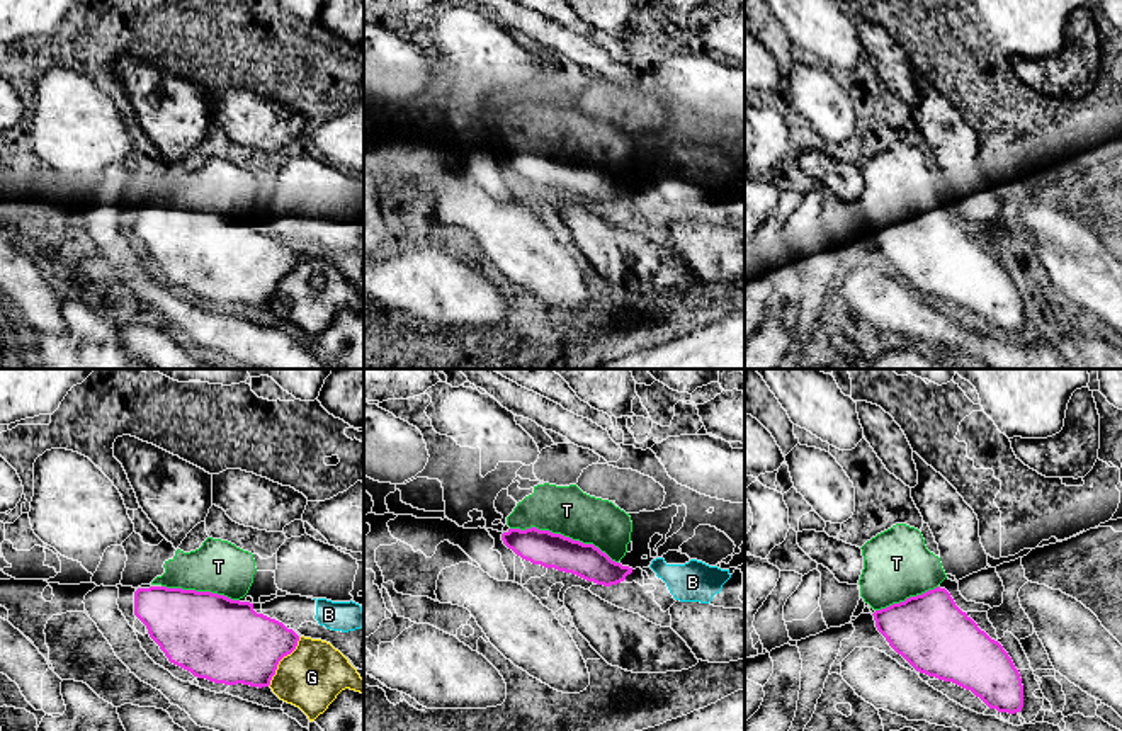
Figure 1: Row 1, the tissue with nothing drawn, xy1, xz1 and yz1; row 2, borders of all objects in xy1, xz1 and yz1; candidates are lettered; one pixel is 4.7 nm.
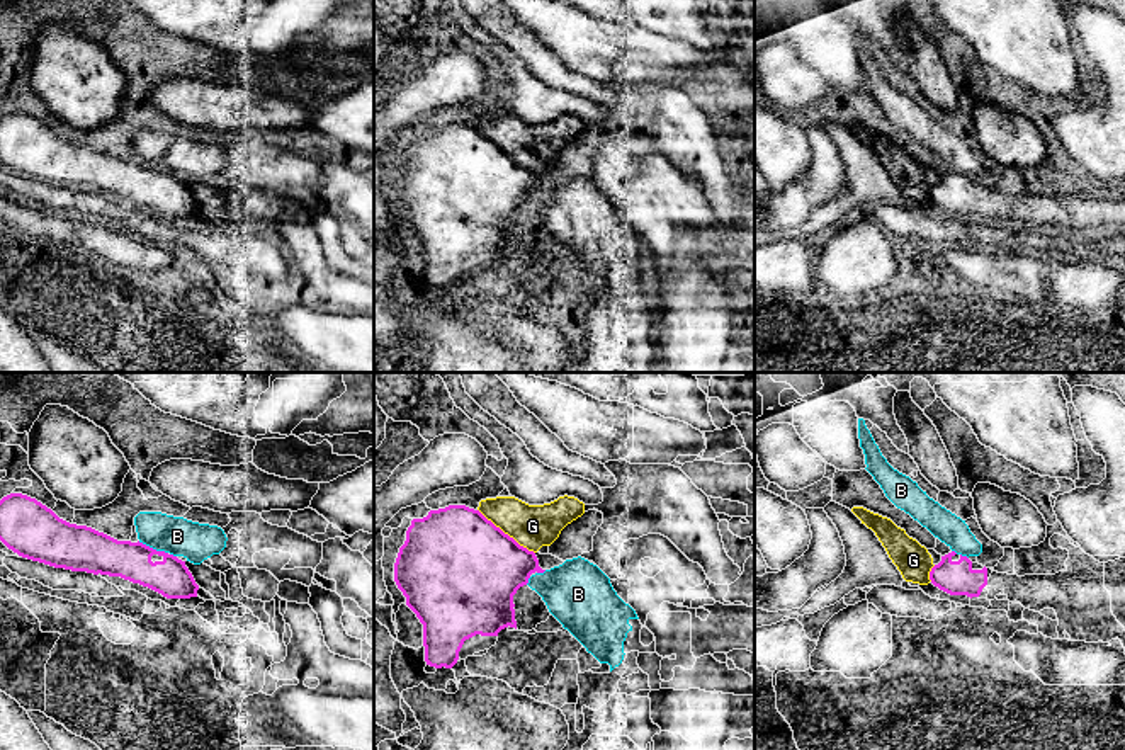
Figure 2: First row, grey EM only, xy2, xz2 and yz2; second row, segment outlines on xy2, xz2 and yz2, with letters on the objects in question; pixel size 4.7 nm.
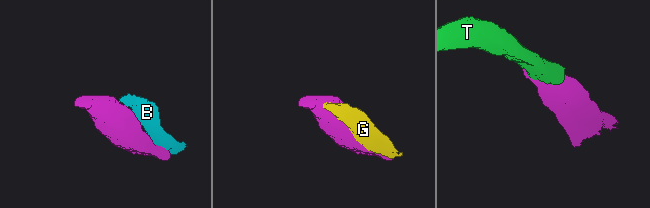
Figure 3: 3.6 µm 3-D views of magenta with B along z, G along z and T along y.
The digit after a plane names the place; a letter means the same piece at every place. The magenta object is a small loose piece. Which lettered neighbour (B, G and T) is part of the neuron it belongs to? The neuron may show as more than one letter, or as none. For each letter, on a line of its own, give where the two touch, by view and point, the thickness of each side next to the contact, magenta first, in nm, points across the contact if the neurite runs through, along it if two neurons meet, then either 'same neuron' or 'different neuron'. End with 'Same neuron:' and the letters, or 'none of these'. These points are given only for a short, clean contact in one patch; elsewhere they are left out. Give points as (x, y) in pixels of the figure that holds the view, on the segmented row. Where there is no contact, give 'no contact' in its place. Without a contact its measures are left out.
B: xy2 (152, 548) | 190/180 nm | different neuron
G: xz2 (507, 534) | 500/200 nm | different neuron
T: xz1 (563, 536) | 160/240 nm | same neuron
Same neuron: T

